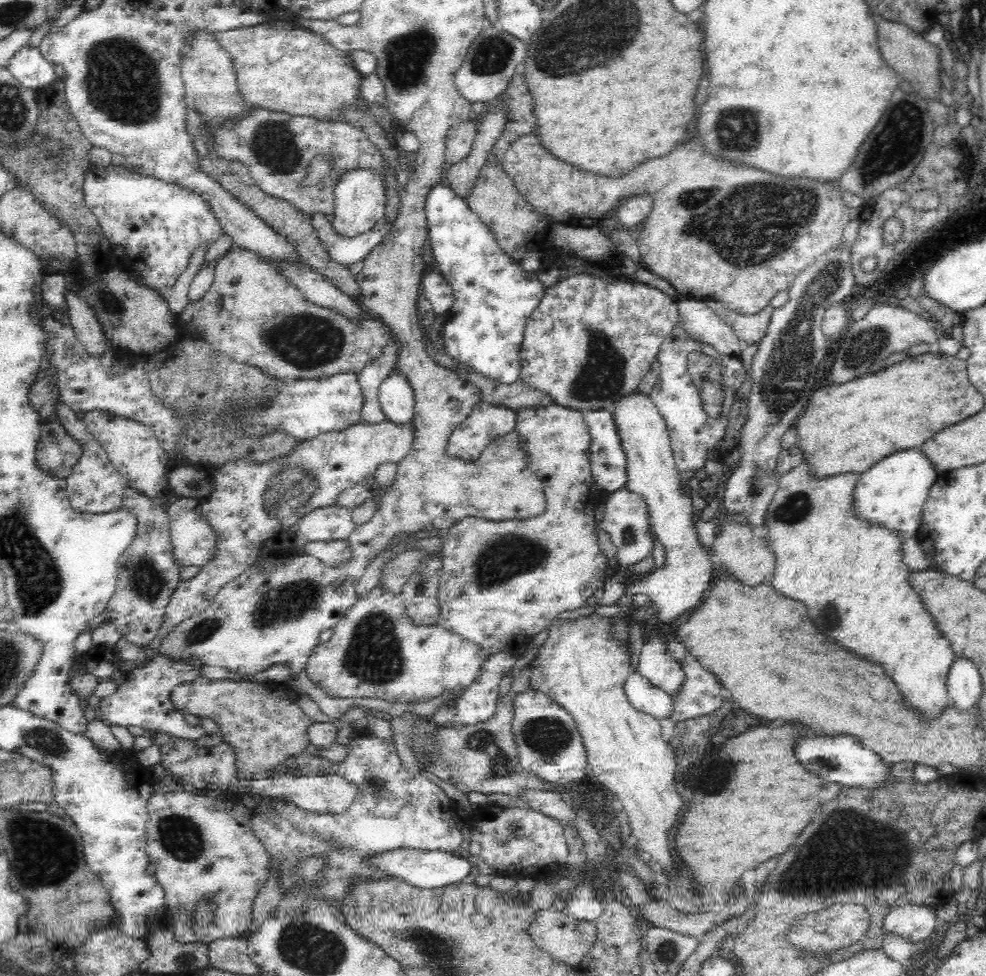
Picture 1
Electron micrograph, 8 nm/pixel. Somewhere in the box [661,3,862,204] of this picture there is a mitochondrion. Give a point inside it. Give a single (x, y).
(737, 131)

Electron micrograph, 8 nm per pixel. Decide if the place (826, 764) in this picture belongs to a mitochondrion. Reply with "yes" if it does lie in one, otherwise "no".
no

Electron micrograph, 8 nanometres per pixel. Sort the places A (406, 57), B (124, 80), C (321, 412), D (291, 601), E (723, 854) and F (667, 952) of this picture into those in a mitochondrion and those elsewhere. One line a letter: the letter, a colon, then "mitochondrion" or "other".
A: mitochondrion
B: mitochondrion
C: other
D: mitochondrion
E: other
F: mitochondrion

